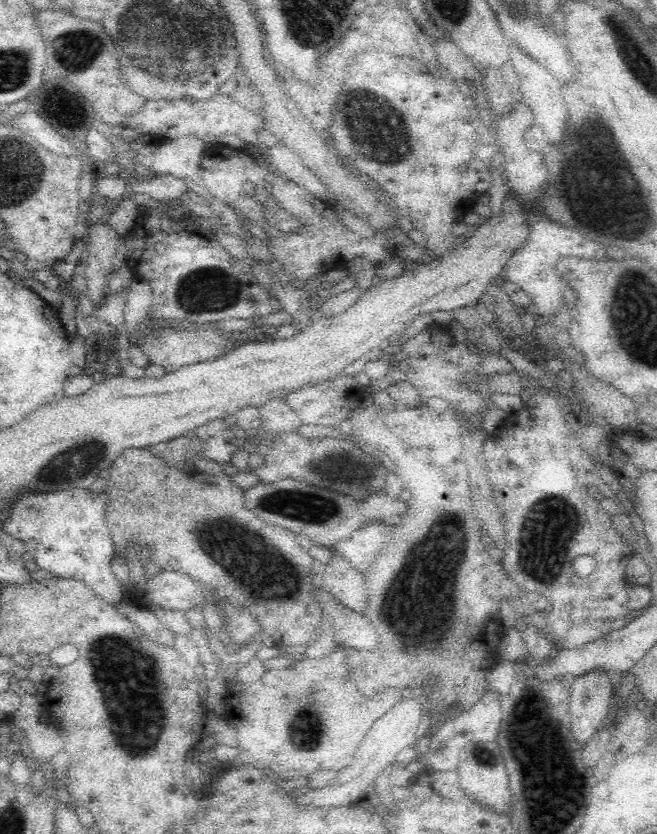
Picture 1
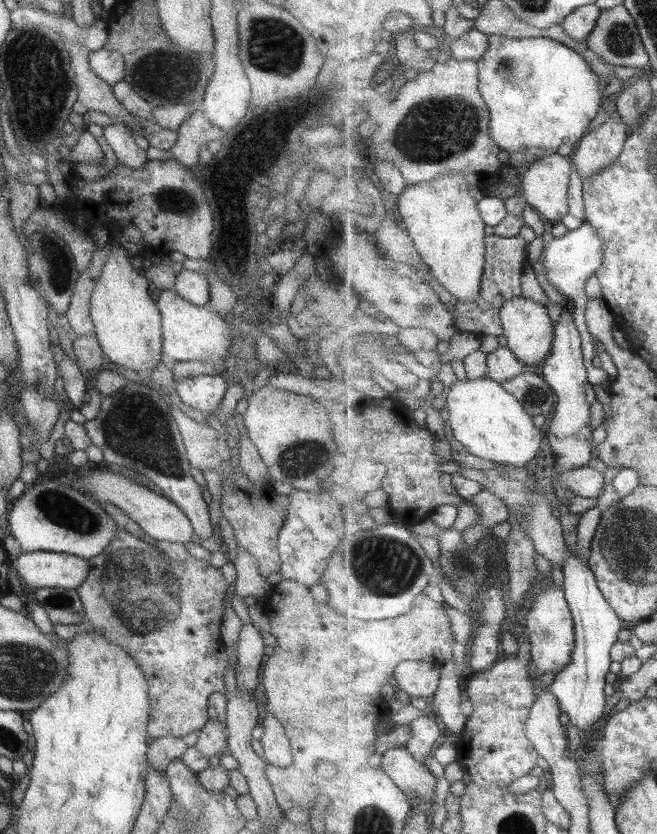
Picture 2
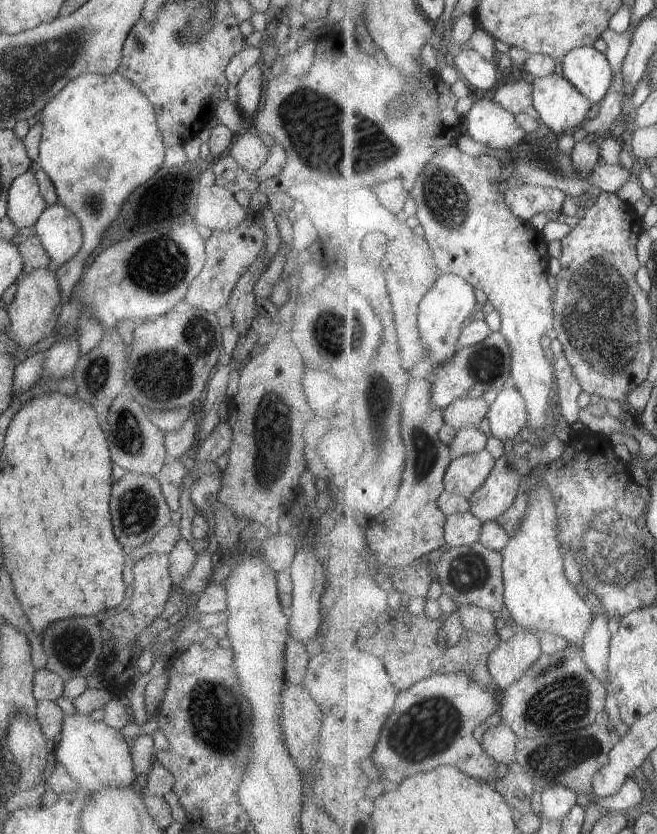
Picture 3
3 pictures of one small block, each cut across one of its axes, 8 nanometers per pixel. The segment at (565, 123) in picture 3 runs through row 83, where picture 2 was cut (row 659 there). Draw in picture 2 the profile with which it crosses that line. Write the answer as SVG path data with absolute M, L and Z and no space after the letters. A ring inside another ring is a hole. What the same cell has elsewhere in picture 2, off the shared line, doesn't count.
M552 585L547 590L539 592L535 595L531 609L525 612L521 619L531 640L532 663L536 672L553 671L554 674L557 674L571 663L571 657L573 657L576 647L576 628L564 589L561 590L561 588Z

